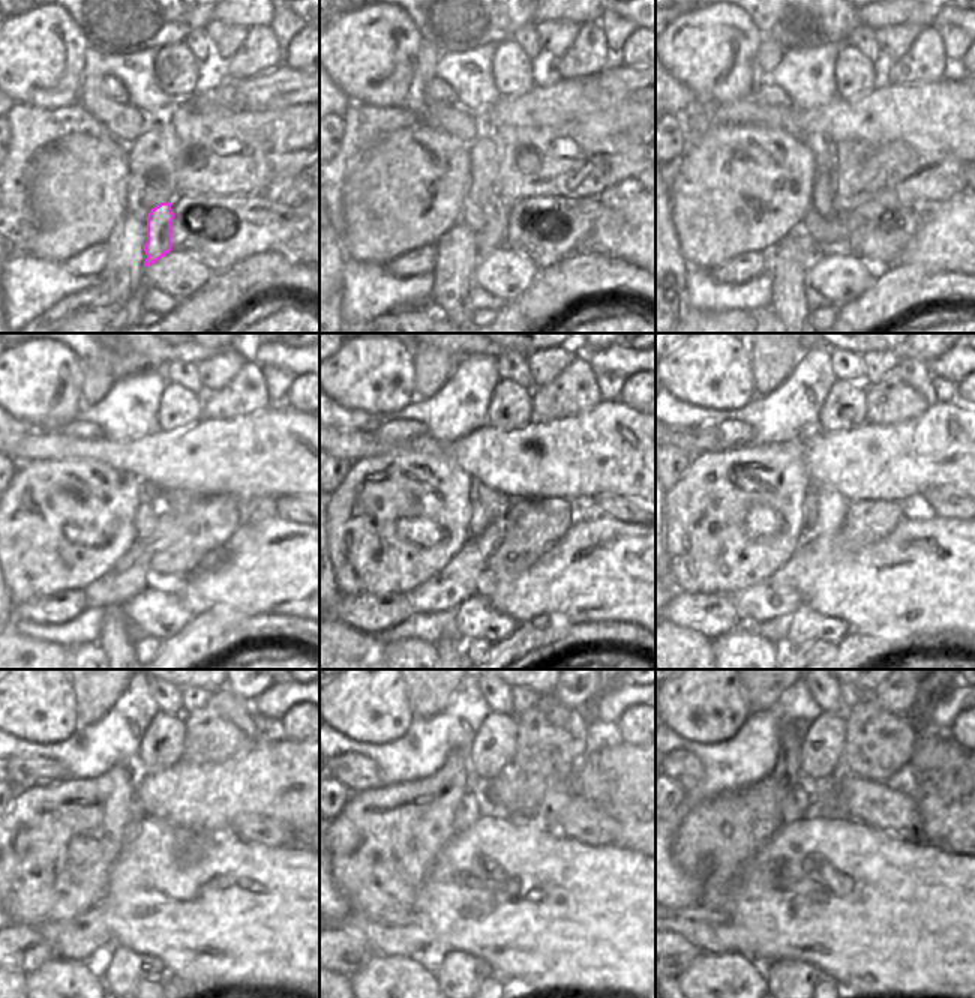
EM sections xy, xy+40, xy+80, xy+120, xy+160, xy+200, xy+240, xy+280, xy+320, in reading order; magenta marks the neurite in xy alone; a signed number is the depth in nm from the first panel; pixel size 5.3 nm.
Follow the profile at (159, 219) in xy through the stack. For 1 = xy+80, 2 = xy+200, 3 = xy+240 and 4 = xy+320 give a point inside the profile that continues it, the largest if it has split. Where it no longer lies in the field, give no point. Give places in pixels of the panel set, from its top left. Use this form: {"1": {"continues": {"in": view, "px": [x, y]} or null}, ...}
{"1": {"continues": {"in": "xy+80", "px": [821, 197]}}, "2": {"continues": {"in": "xy+200", "px": [810, 497]}}, "3": {"continues": {"in": "xy+240", "px": [131, 830]}}, "4": {"continues": {"in": "xy+320", "px": [797, 805]}}}

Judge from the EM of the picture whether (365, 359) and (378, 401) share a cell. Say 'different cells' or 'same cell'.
same cell

